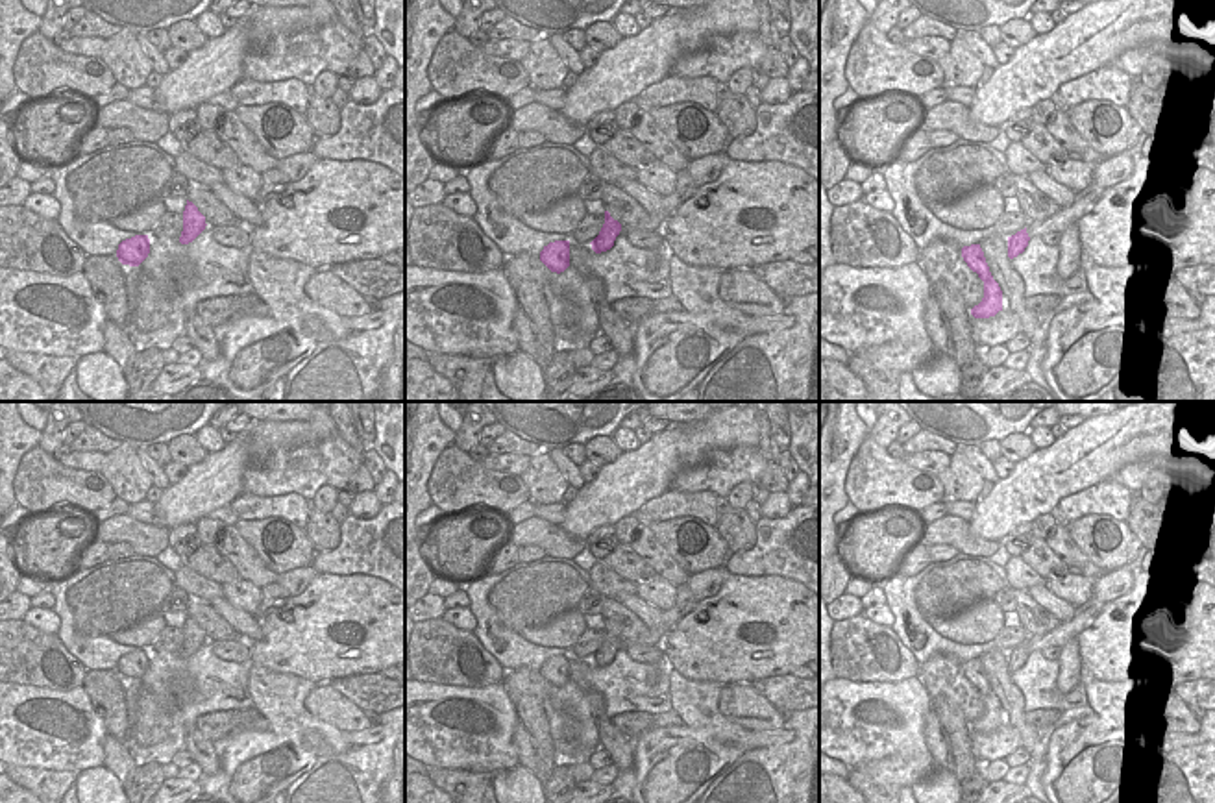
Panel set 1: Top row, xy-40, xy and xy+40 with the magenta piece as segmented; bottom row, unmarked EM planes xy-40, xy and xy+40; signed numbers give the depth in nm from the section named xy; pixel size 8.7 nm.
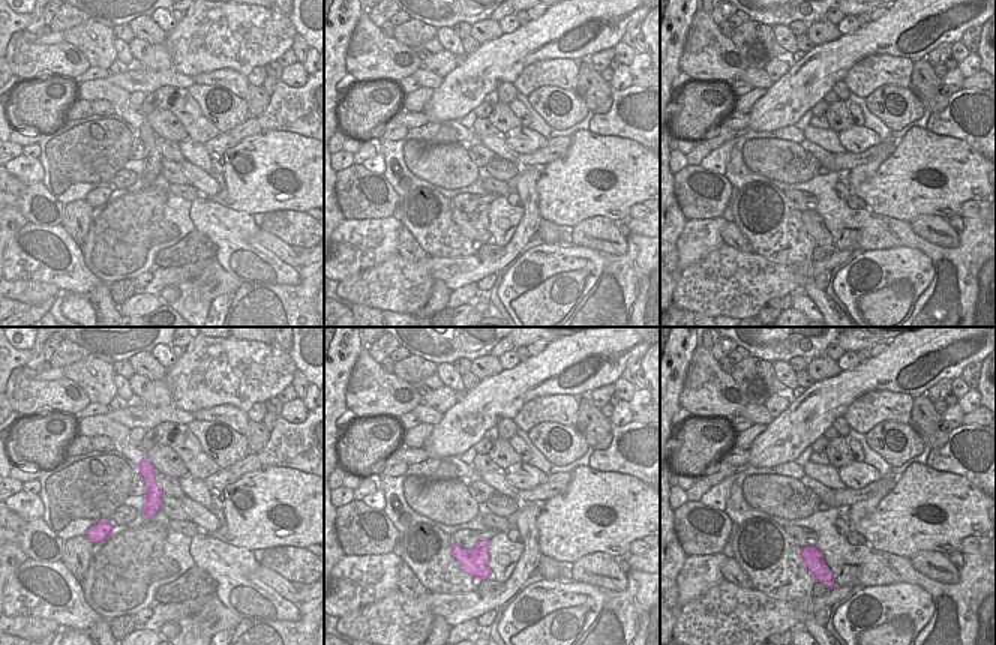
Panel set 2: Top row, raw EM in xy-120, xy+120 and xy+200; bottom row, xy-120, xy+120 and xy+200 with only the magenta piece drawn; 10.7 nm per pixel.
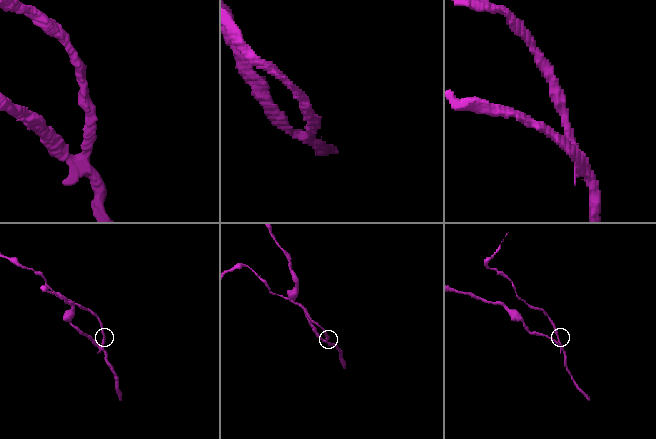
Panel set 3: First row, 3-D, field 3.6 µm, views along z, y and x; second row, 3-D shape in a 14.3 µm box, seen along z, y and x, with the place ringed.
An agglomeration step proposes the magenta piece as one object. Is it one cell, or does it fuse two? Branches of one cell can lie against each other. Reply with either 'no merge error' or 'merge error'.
merge error

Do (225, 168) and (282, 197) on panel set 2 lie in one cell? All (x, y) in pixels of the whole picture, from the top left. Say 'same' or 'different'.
same

